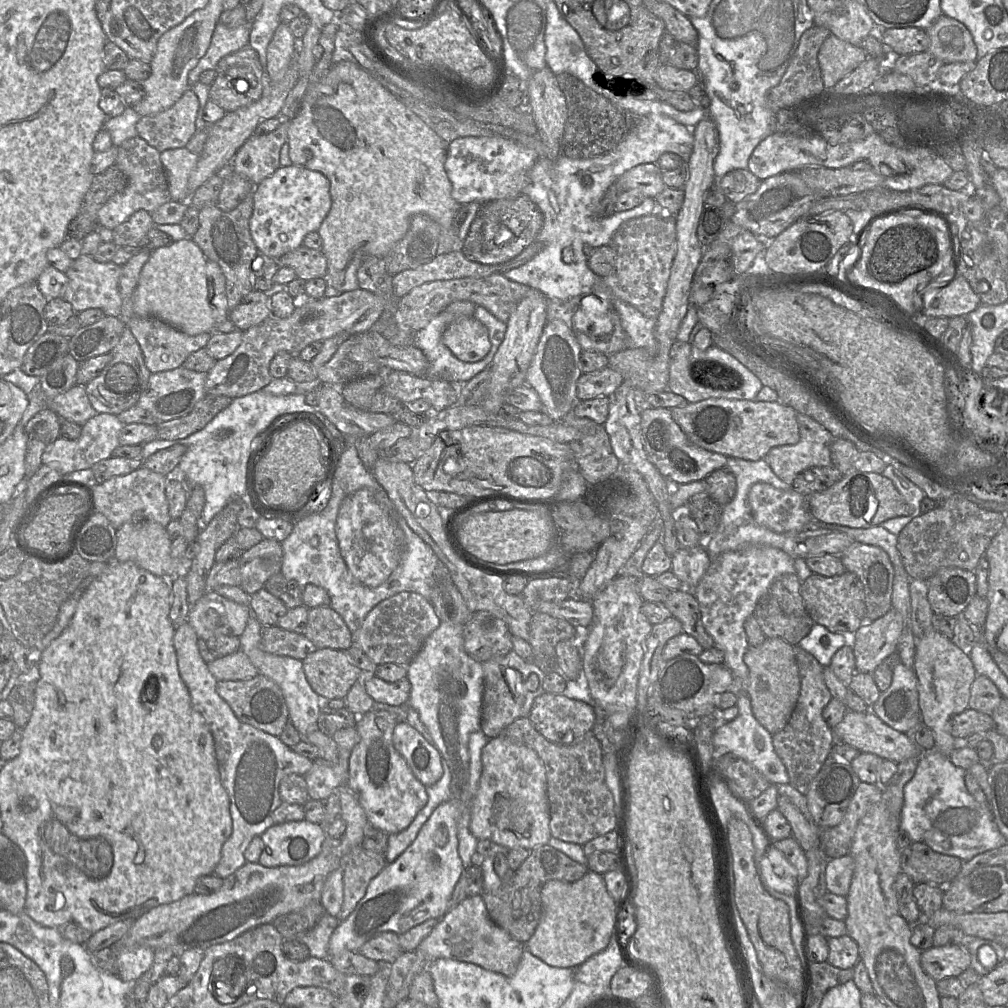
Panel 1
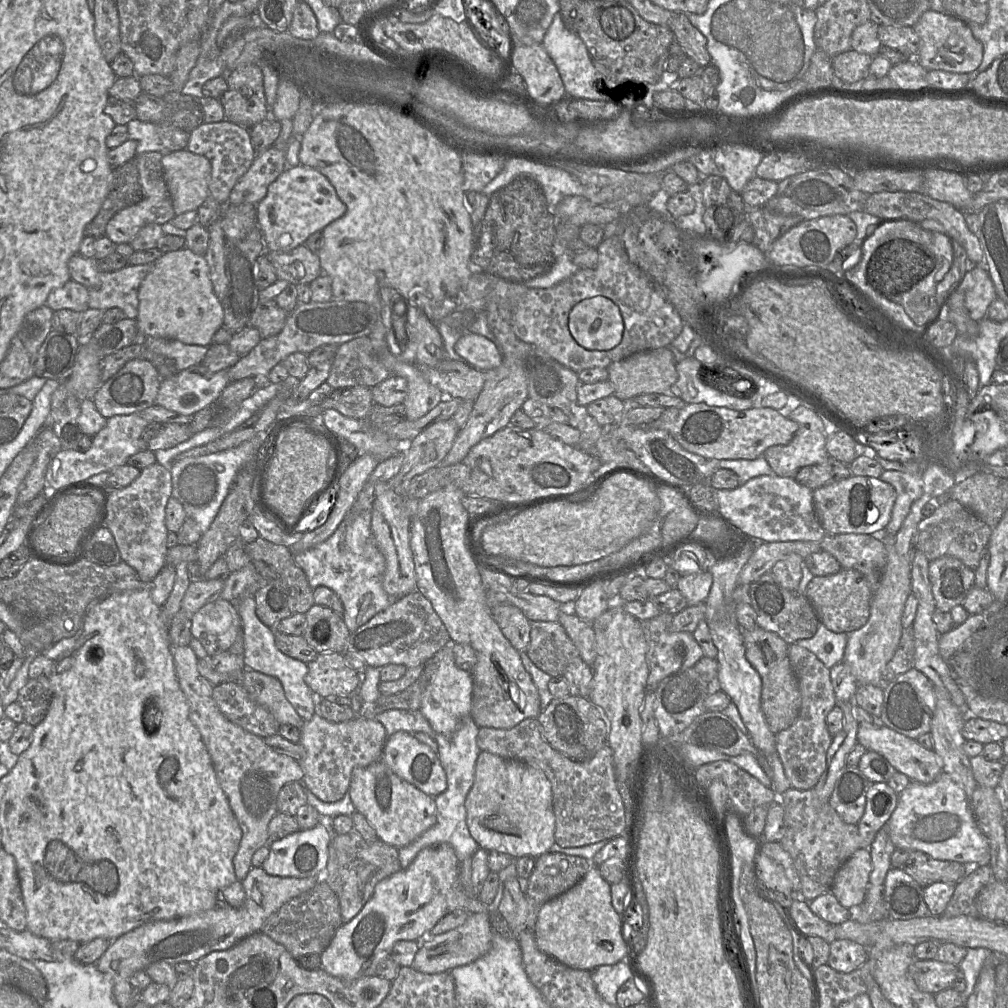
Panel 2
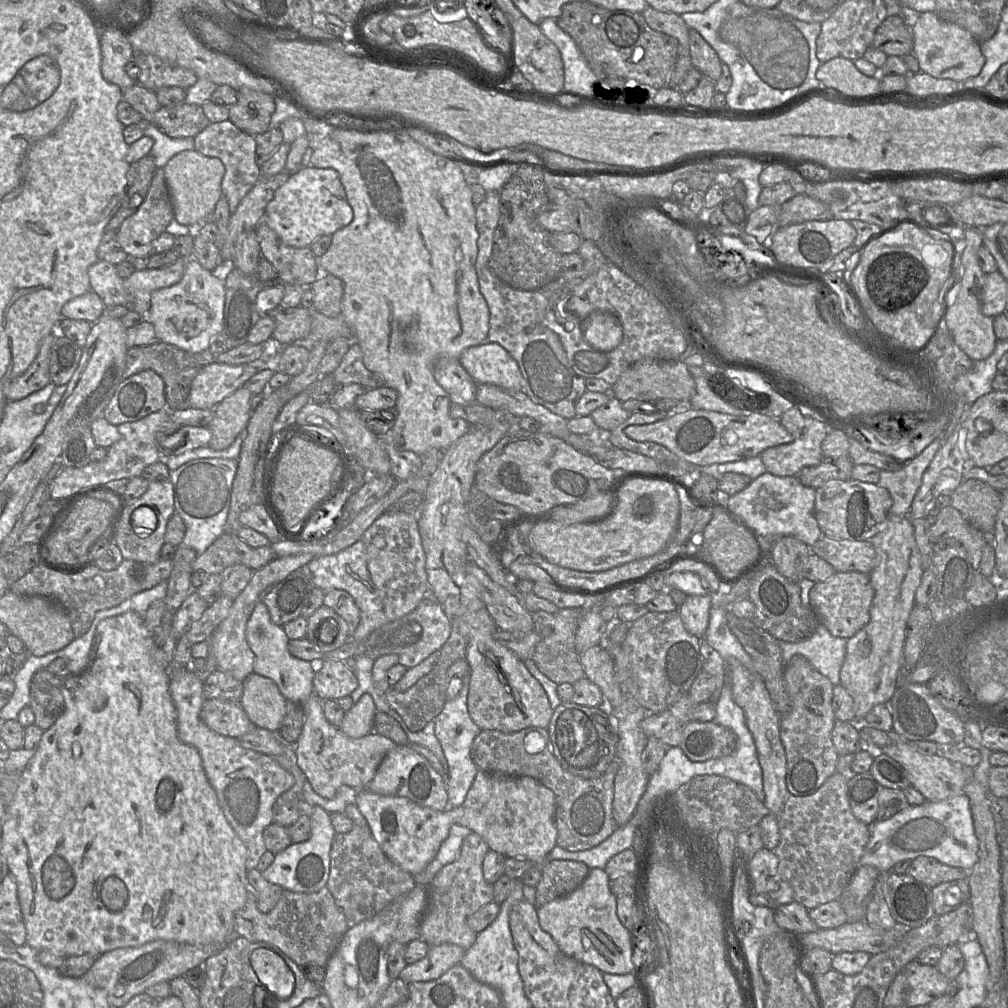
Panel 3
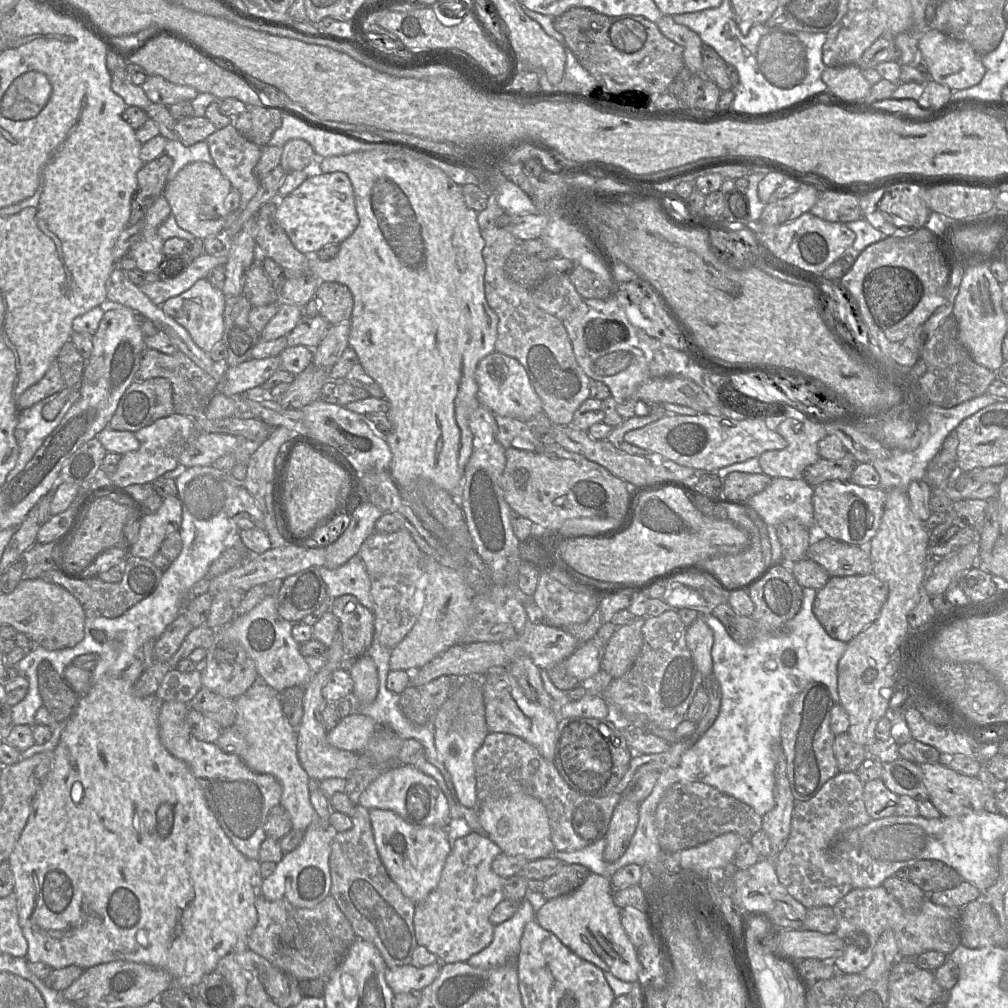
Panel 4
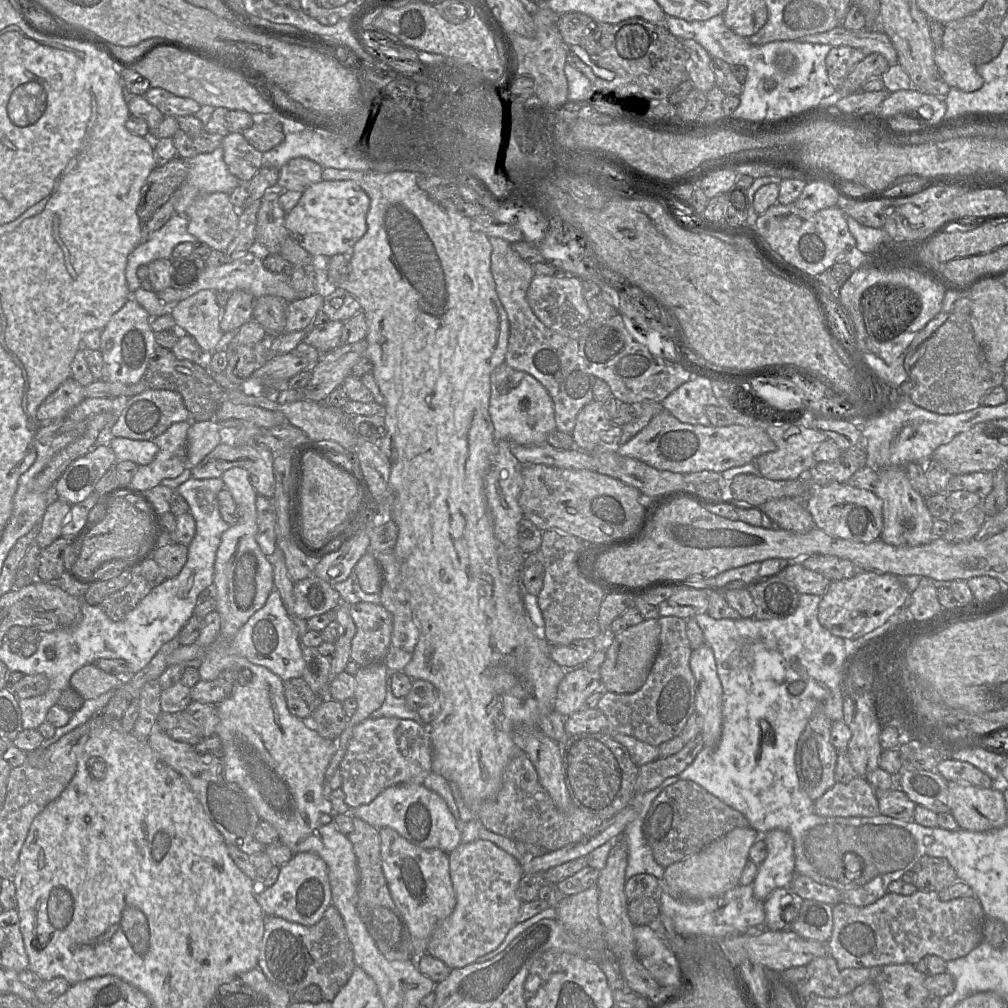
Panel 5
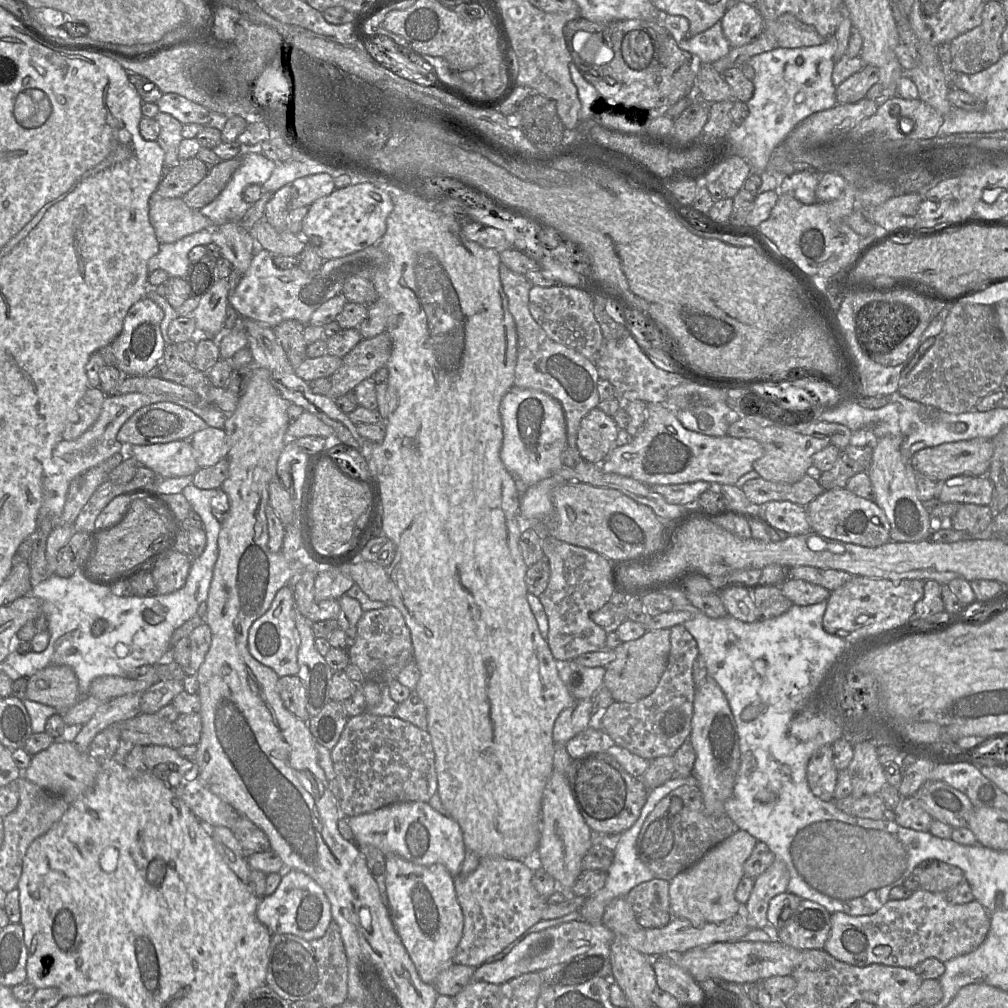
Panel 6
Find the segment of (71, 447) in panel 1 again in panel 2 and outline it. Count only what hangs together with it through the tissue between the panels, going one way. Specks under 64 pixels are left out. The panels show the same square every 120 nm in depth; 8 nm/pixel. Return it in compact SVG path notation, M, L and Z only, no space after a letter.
M136 413L116 415L107 418L105 427L93 437L92 446L87 451L61 450L46 470L46 484L50 494L56 496L69 486L87 481L93 475L110 472L117 466L127 464L130 456L147 450L142 434L151 423Z

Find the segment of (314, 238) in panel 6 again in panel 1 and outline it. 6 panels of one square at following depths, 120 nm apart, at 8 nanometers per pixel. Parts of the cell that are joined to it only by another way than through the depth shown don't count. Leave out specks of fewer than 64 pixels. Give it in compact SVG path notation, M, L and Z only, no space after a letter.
M297 165L281 166L257 185L250 219L253 241L262 254L280 259L303 245L306 235L318 231L331 209L330 182L321 172Z

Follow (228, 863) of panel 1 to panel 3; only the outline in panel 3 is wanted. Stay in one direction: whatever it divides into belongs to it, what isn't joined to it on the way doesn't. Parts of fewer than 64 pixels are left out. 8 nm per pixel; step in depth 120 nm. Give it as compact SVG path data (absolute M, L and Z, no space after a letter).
M188 668L170 670L170 694L177 710L179 738L198 750L206 776L227 821L248 849L247 871L257 868L261 856L267 851L263 836L264 830L273 823L273 805L282 793L295 784L294 776L283 769L273 756L247 749L238 738L224 736L210 729L200 716L206 701L204 682Z

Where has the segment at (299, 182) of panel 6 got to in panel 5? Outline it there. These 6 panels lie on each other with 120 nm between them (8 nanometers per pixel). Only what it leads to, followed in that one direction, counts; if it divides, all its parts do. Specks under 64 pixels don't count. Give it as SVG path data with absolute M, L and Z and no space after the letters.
M293 158L280 168L276 189L304 191L322 180L322 171L323 167L310 159Z

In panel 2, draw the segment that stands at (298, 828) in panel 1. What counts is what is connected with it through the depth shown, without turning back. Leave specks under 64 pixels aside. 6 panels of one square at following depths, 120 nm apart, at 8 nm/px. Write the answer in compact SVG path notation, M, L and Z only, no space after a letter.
M325 821L309 830L299 830L280 840L270 842L270 853L262 868L270 875L280 877L322 878L328 863L328 850L332 833Z

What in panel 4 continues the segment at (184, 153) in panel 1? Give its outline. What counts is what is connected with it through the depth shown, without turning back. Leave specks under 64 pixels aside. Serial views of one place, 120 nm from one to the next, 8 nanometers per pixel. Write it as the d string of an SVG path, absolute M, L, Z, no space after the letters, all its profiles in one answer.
M192 162L180 169L176 176L167 182L163 195L169 202L178 226L196 238L204 240L209 236L223 235L229 215L224 207L224 201L231 189L230 181L214 164Z

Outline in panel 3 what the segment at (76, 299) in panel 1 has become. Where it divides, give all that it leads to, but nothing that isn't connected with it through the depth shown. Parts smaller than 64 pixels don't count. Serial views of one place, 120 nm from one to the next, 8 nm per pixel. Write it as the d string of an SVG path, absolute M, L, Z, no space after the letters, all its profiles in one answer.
M179 258L174 264L160 269L136 270L124 279L124 287L131 296L131 309L146 316L154 291L178 283L184 274L187 259Z

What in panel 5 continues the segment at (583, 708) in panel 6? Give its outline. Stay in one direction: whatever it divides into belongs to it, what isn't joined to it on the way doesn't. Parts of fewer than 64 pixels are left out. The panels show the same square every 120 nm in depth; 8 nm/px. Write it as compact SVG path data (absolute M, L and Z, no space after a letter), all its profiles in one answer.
M580 666L568 669L558 686L555 710L564 717L583 709L589 696L601 686L600 672Z

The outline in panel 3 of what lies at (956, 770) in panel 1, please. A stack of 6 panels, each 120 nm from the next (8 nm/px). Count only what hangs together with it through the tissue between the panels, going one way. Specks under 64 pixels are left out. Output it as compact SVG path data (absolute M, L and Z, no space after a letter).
M966 794L922 805L909 805L891 818L868 825L869 841L859 865L873 866L888 873L900 861L927 856L948 866L970 871L979 859L979 841L975 834L970 802Z

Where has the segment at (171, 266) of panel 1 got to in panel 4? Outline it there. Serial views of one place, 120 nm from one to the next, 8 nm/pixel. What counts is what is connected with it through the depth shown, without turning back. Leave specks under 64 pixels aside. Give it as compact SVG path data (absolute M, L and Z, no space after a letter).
M200 279L187 291L165 301L161 308L187 330L198 347L209 354L223 336L225 299L222 290L215 288L207 279Z

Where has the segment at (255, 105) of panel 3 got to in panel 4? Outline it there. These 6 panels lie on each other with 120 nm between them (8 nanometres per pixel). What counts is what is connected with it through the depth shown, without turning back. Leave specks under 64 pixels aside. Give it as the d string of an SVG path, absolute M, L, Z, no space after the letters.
M246 105L246 110L234 118L233 125L248 140L260 147L270 141L282 124L280 111L268 107Z

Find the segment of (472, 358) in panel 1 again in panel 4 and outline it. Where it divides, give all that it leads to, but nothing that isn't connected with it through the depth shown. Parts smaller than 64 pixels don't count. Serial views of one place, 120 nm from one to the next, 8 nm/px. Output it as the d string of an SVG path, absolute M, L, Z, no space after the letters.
M494 351L478 363L475 370L478 399L495 416L519 419L524 422L543 411L542 402L534 391L524 367L513 357Z

